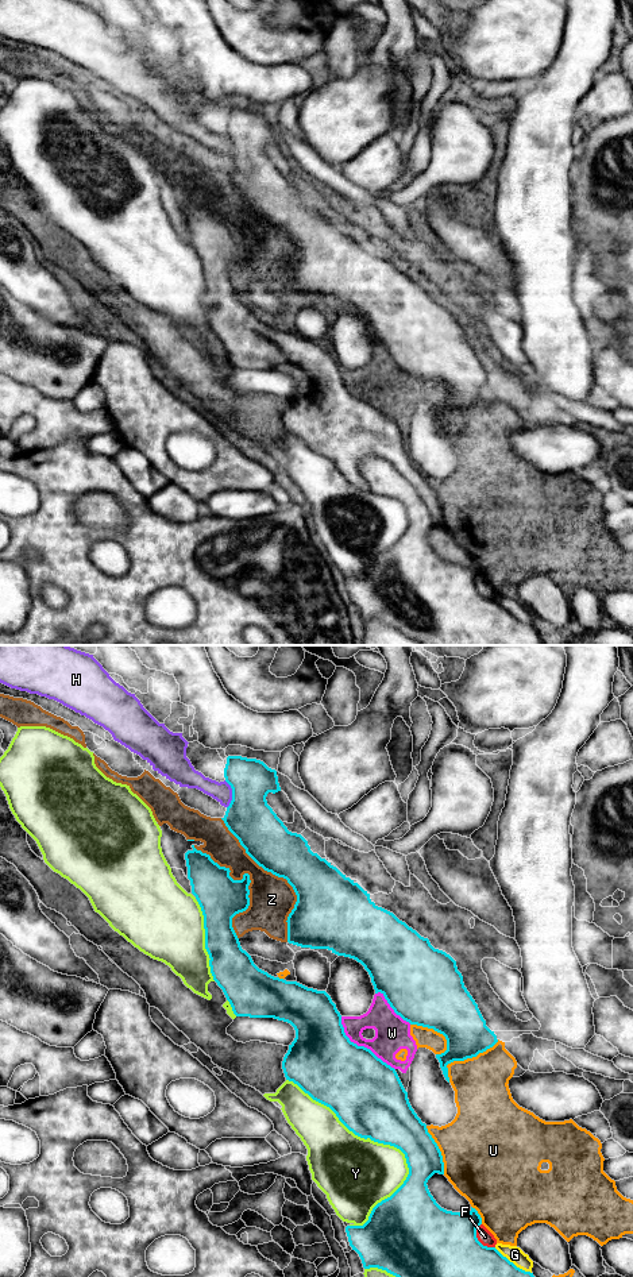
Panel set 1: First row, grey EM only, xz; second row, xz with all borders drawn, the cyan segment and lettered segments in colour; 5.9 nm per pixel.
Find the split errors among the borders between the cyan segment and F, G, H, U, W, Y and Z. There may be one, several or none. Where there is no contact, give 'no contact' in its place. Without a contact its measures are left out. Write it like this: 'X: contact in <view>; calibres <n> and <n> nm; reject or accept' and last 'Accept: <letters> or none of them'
F: contact in xz; calibres 500 and 90 nm; reject
G: contact in xz; calibres 500 and 100 nm; reject
H: contact in xz; calibres 280 and 120 nm; reject
U: contact in xz; calibres 280 and 320 nm; reject
W: contact in xz; calibres 420 and 200 nm; reject
Y: contact in xz; calibres 420 and 440 nm; reject
Z: contact in xz; calibres 300 and 280 nm; reject
Accept: none of them

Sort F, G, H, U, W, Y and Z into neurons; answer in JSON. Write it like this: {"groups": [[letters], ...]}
{"groups": [["F"], ["G"], ["H"], ["U", "W", "Z"], ["Y"]]}

